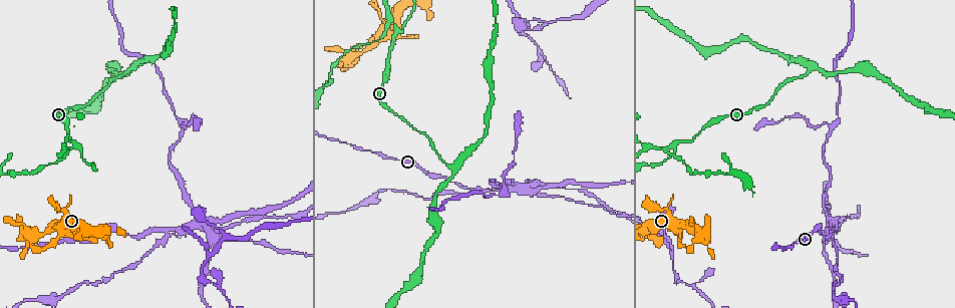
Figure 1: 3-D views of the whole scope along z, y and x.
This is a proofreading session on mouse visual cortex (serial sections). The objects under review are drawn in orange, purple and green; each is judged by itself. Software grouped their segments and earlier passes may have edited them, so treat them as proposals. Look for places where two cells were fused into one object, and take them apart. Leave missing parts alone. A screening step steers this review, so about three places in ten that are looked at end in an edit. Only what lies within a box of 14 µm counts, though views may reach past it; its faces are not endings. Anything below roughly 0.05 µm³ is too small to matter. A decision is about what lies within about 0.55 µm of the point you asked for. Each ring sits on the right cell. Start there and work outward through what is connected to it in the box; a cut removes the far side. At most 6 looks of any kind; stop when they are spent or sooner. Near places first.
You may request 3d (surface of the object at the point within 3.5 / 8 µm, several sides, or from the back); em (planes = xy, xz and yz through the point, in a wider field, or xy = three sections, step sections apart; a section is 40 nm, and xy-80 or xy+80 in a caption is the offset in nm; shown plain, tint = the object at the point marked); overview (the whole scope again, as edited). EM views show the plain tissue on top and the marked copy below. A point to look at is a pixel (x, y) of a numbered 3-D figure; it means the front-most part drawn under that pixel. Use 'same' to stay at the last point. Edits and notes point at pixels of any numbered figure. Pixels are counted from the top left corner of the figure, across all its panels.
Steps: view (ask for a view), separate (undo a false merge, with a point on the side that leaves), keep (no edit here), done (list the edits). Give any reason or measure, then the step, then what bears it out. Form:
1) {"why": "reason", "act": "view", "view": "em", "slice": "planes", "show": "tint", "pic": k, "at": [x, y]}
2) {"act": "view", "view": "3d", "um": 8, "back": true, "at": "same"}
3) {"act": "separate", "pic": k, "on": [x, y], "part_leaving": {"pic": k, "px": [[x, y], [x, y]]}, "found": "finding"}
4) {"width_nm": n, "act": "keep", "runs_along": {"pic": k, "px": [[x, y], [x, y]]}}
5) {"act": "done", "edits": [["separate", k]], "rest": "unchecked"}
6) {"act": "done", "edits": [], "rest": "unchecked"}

{"why": "three arms meet", "act": "view", "view": "3d", "um": 3.5, "pic": 1, "at": [351, 56]}

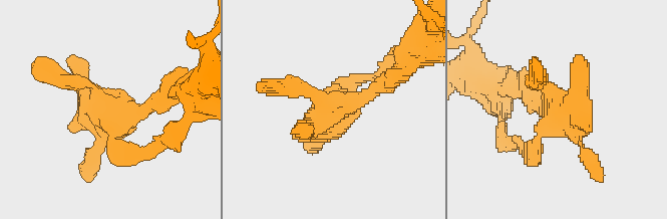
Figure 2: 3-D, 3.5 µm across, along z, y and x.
{"why": "now the EM", "act": "view", "view": "em", "slice": "planes", "show": "tint", "pic": 2, "at": [338, 107]}

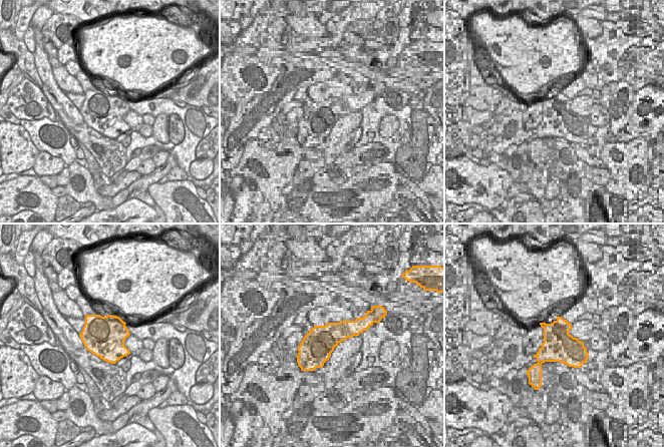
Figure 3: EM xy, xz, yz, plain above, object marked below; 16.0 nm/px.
{"why": "another direction", "act": "view", "view": "em", "slice": "xy", "step": 5, "show": "tint", "at": "same"}

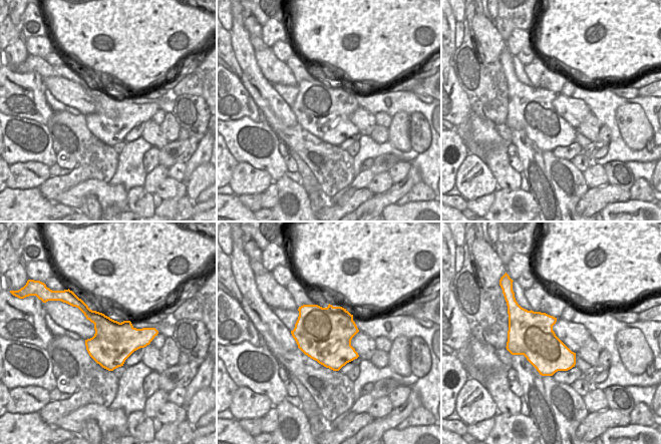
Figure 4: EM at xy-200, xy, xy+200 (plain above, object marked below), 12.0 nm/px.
{"width_nm": 650, "act": "keep", "runs_along": {"pic": 2, "px": [[393, 77], [304, 129]]}, "found": "one cell here"}

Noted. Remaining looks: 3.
{"why": "sharp bend", "act": "view", "view": "3d", "um": 3.5, "pic": 1, "at": [74, 143]}

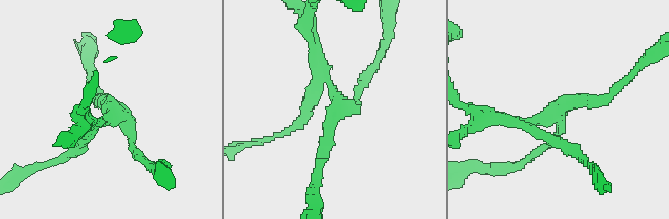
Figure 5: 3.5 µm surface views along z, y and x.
{"act": "view", "view": "em", "slice": "xy", "step": 5, "show": "tint", "pic": 5, "at": [115, 110]}

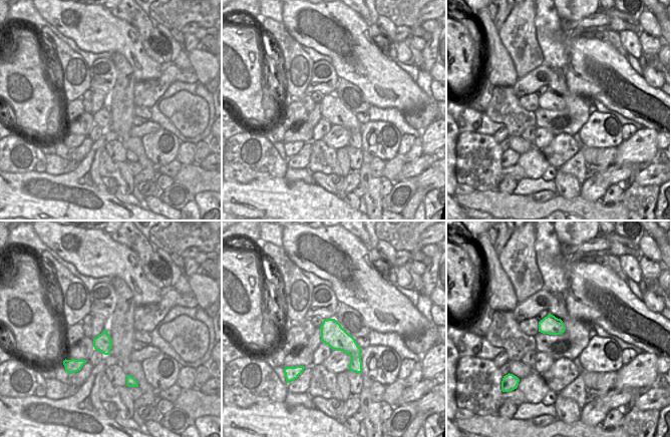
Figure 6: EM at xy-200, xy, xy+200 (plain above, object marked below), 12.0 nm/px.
{"act": "separate", "pic": 5, "on": [305, 108], "part_leaving": {"pic": 5, "px": [[323, 79], [301, 121], [265, 139]]}, "found": "a second cell is stuck on"}

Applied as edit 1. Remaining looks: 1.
{"act": "done", "edits": [["separate", 5]], "rest": "unchecked"}

